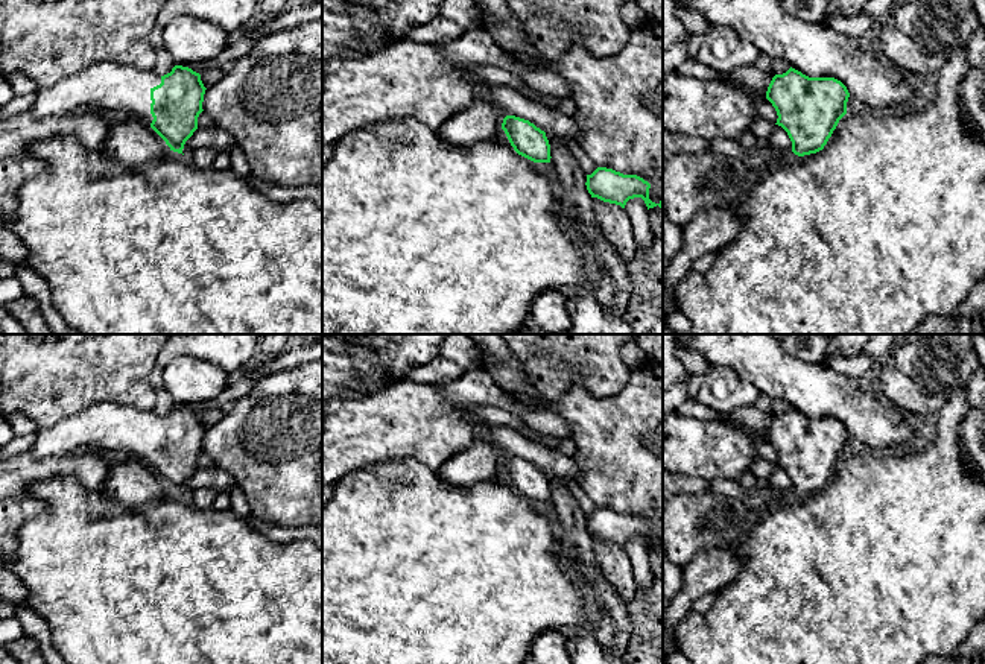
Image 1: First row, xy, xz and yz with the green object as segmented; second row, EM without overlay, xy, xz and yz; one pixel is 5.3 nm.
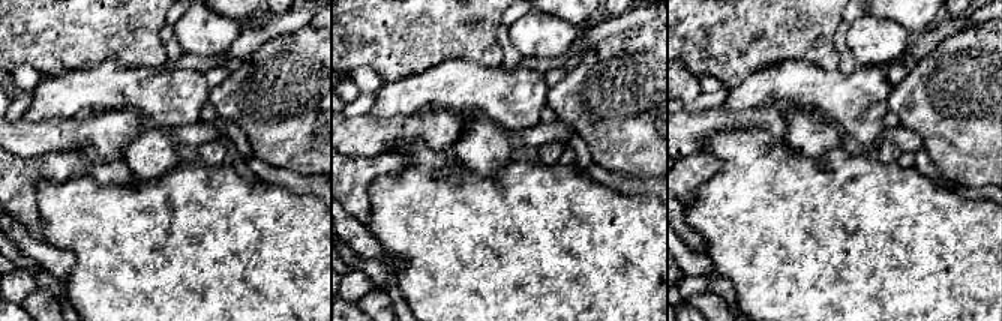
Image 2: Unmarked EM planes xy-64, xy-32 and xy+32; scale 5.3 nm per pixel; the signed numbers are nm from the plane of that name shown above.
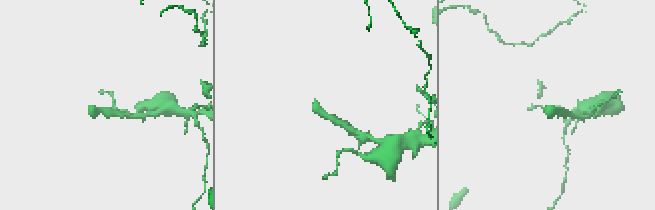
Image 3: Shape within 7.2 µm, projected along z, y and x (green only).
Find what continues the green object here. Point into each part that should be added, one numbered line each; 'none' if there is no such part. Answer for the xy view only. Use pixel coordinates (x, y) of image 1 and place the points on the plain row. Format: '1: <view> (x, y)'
1: xy (113, 430)

